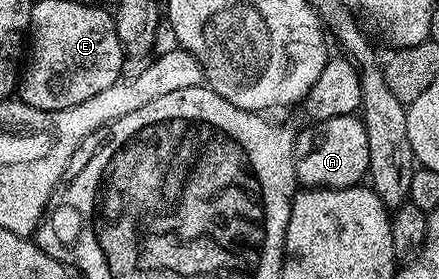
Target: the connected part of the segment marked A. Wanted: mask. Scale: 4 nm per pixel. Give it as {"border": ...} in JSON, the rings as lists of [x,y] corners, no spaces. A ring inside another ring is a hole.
{"border":[[[360,115],[332,116],[324,121],[321,137],[305,132],[296,137],[293,165],[298,185],[306,188],[355,188],[368,177],[367,130]]]}

